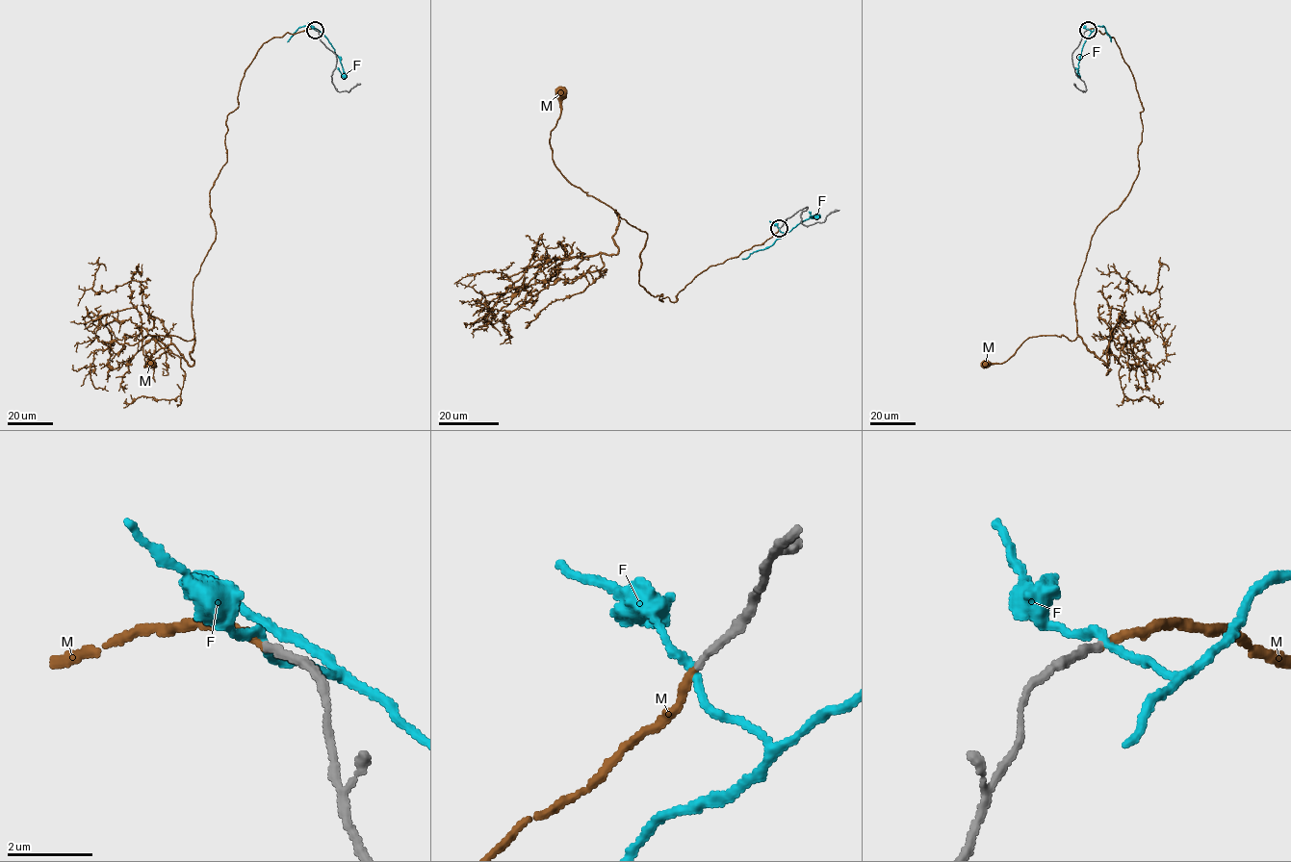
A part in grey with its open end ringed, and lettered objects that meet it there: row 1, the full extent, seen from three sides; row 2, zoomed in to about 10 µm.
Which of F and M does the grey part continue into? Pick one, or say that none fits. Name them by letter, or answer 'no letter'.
M

